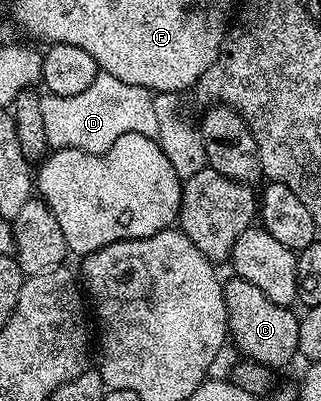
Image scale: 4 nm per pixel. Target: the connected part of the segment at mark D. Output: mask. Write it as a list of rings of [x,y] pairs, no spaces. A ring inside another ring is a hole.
[[[99,71],[94,82],[82,94],[73,97],[41,95],[42,119],[46,138],[53,149],[73,148],[90,154],[102,154],[122,138],[122,134],[156,137],[158,118],[154,114],[153,93],[142,86],[130,86],[122,78]]]

